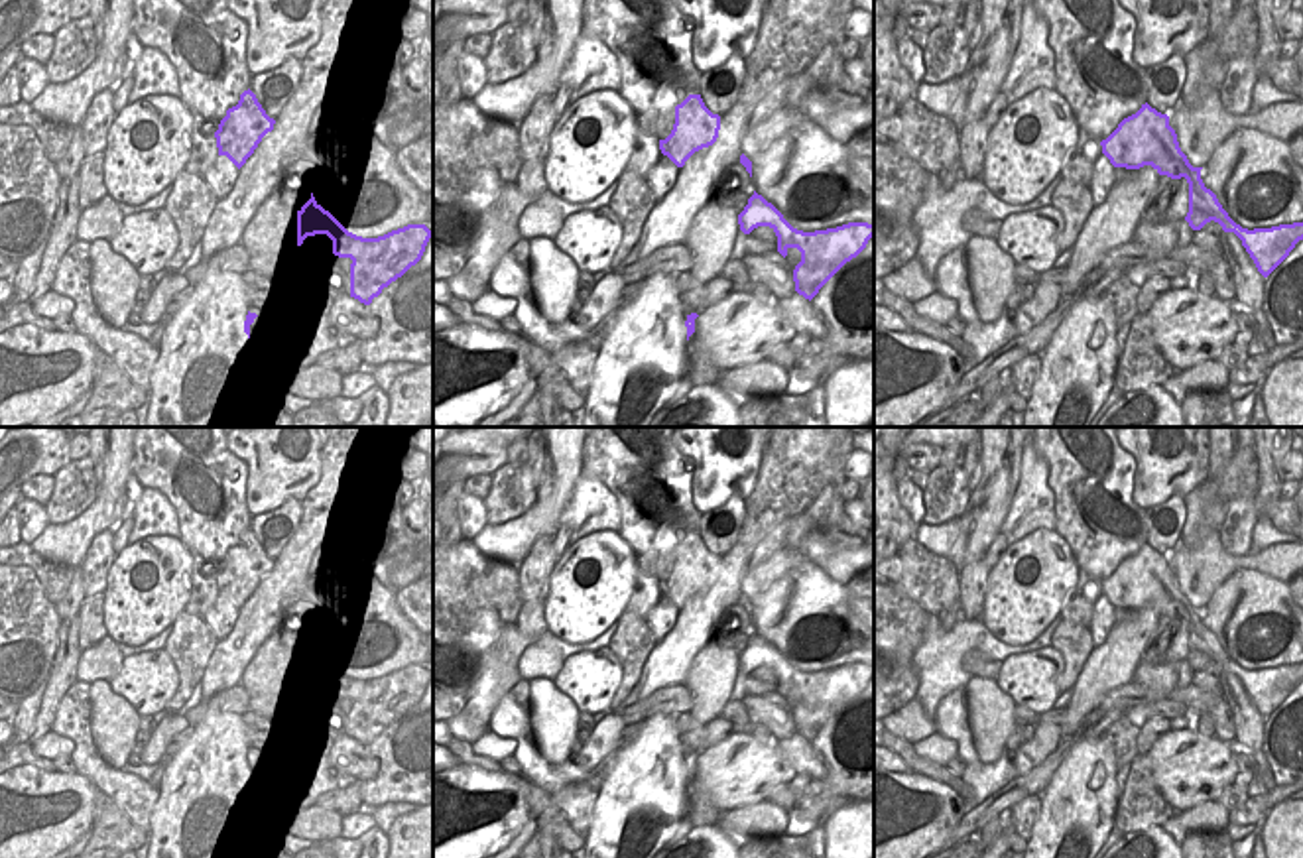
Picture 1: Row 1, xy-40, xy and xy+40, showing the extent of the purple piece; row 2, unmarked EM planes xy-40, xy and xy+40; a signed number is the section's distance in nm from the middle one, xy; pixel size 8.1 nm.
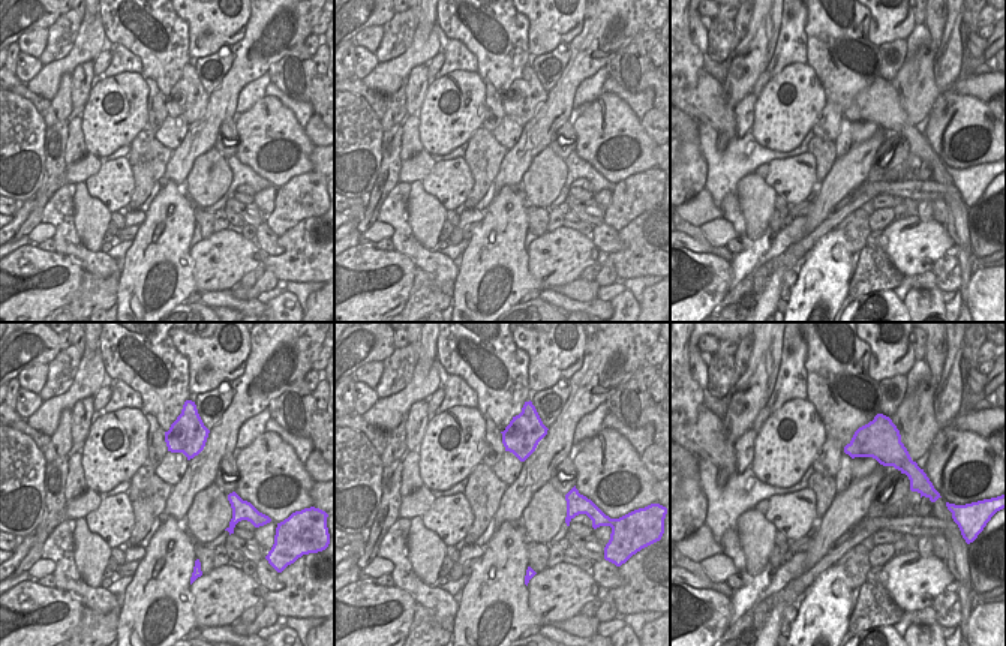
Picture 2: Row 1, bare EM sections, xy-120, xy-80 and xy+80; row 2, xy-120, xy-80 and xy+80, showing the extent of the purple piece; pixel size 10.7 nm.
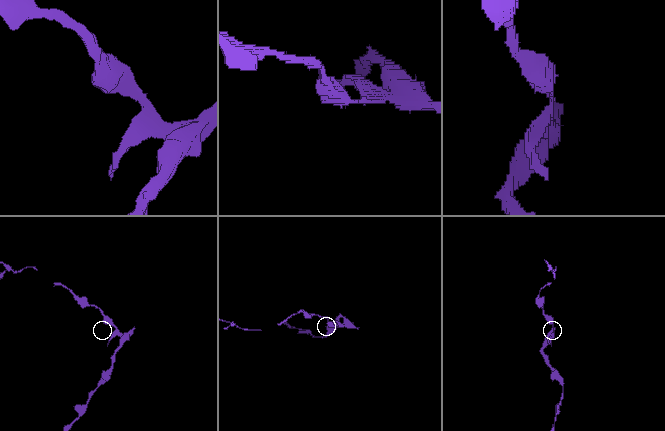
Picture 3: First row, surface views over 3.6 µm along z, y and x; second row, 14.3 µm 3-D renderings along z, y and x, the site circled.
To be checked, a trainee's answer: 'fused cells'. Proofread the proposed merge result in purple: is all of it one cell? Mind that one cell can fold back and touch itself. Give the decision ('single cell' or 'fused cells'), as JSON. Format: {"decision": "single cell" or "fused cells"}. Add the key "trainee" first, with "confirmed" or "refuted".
{"trainee": "confirmed", "decision": "fused cells"}

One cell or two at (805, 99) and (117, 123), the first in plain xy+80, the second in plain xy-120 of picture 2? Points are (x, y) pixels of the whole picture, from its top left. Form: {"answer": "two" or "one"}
{"answer": "one"}

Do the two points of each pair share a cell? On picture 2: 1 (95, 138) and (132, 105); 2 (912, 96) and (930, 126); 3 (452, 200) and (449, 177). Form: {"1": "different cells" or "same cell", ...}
{"1": "same cell", "2": "different cells", "3": "same cell"}

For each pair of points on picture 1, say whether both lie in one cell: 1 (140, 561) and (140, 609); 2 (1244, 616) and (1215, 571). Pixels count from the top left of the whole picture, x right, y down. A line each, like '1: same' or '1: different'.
1: same
2: different

